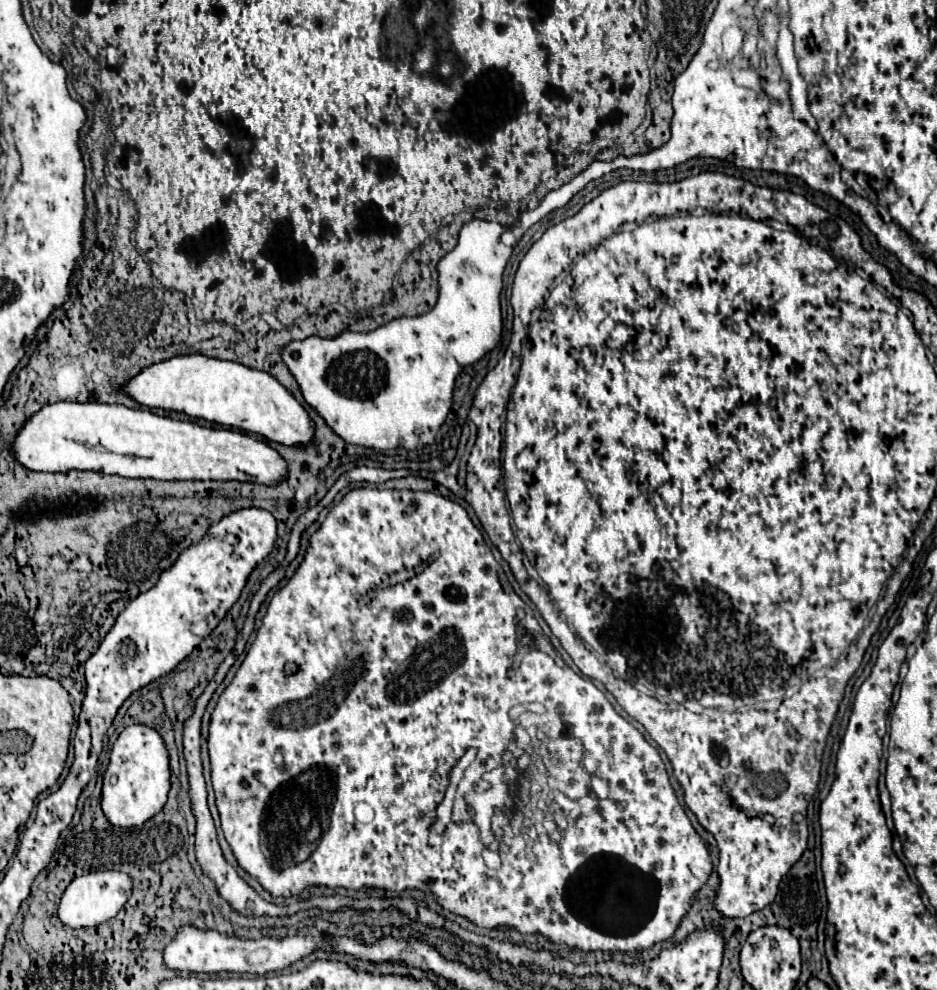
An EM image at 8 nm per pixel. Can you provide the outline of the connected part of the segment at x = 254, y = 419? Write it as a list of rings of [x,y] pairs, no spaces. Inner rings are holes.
[[[204,355],[172,357],[138,373],[122,391],[146,407],[180,411],[224,427],[258,433],[288,447],[306,447],[314,441],[314,423],[290,391],[272,375],[234,361],[218,361]]]

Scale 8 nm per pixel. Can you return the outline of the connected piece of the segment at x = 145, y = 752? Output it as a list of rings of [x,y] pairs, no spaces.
[[[142,723],[126,727],[112,745],[102,787],[102,811],[116,827],[140,827],[162,811],[170,791],[170,755],[162,735]]]

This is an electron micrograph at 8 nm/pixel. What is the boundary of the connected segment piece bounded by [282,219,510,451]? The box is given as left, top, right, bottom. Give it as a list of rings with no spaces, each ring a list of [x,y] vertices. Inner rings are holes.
[[[472,219],[462,227],[458,245],[438,263],[440,297],[428,313],[398,317],[370,333],[346,331],[336,339],[308,337],[304,341],[292,341],[284,347],[282,359],[300,383],[304,399],[346,443],[378,451],[394,449],[400,441],[404,449],[422,449],[434,443],[436,433],[452,407],[456,377],[466,365],[472,365],[490,353],[502,335],[500,291],[502,273],[510,259],[508,247],[500,241],[502,233],[502,225],[480,219]]]

